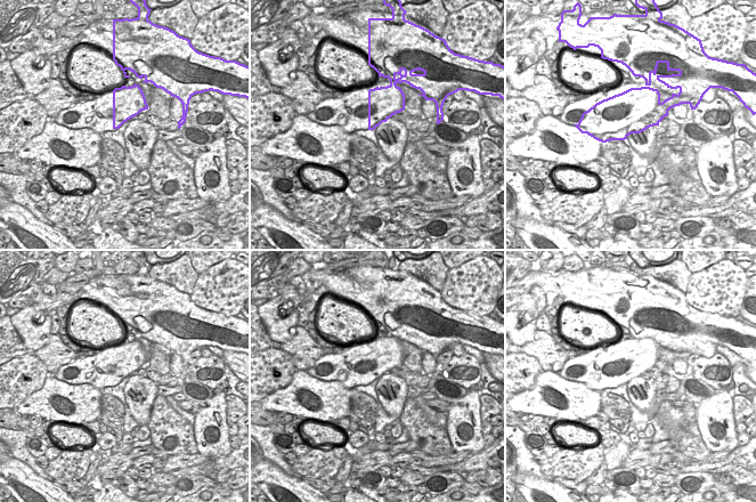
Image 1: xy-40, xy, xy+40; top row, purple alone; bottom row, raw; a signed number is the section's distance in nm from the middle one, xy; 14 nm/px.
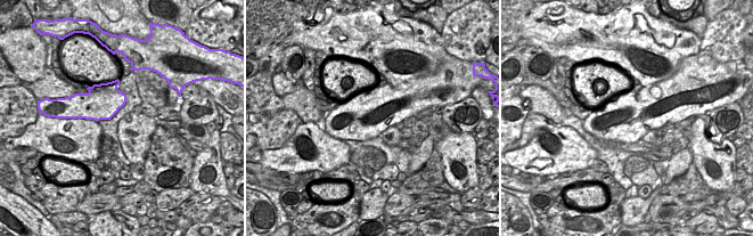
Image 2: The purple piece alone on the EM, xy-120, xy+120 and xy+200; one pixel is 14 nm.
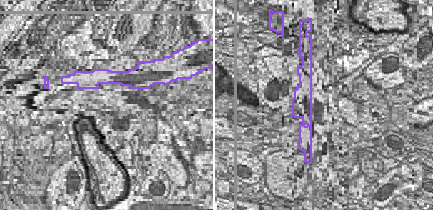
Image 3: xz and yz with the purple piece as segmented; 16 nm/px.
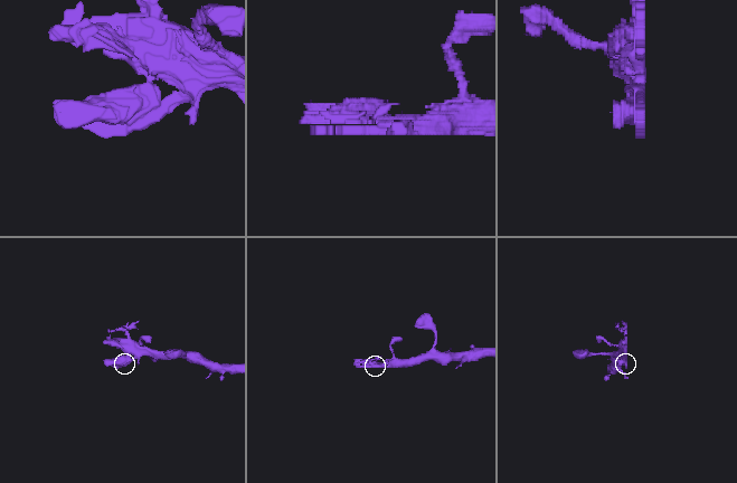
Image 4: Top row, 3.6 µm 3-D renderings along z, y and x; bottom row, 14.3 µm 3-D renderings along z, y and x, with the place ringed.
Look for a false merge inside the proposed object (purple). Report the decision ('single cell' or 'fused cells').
fused cells

